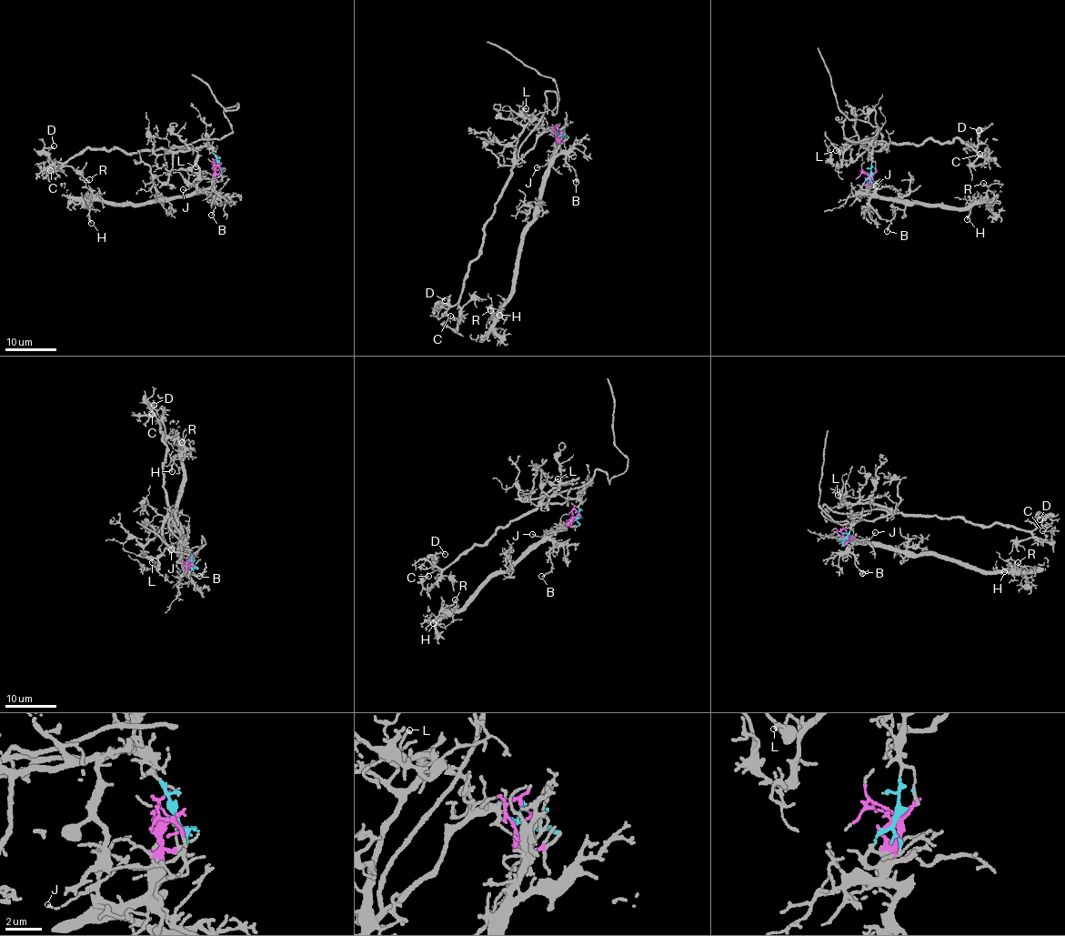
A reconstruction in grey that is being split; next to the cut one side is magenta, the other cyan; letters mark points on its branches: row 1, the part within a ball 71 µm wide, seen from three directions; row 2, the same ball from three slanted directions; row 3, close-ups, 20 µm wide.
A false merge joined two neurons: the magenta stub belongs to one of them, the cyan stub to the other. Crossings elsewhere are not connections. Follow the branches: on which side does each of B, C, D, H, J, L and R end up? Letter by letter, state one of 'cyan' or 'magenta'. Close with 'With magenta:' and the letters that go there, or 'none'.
B: magenta
C: cyan
D: cyan
H: magenta
J: magenta
L: cyan
R: magenta
With magenta: B, H, J, R

